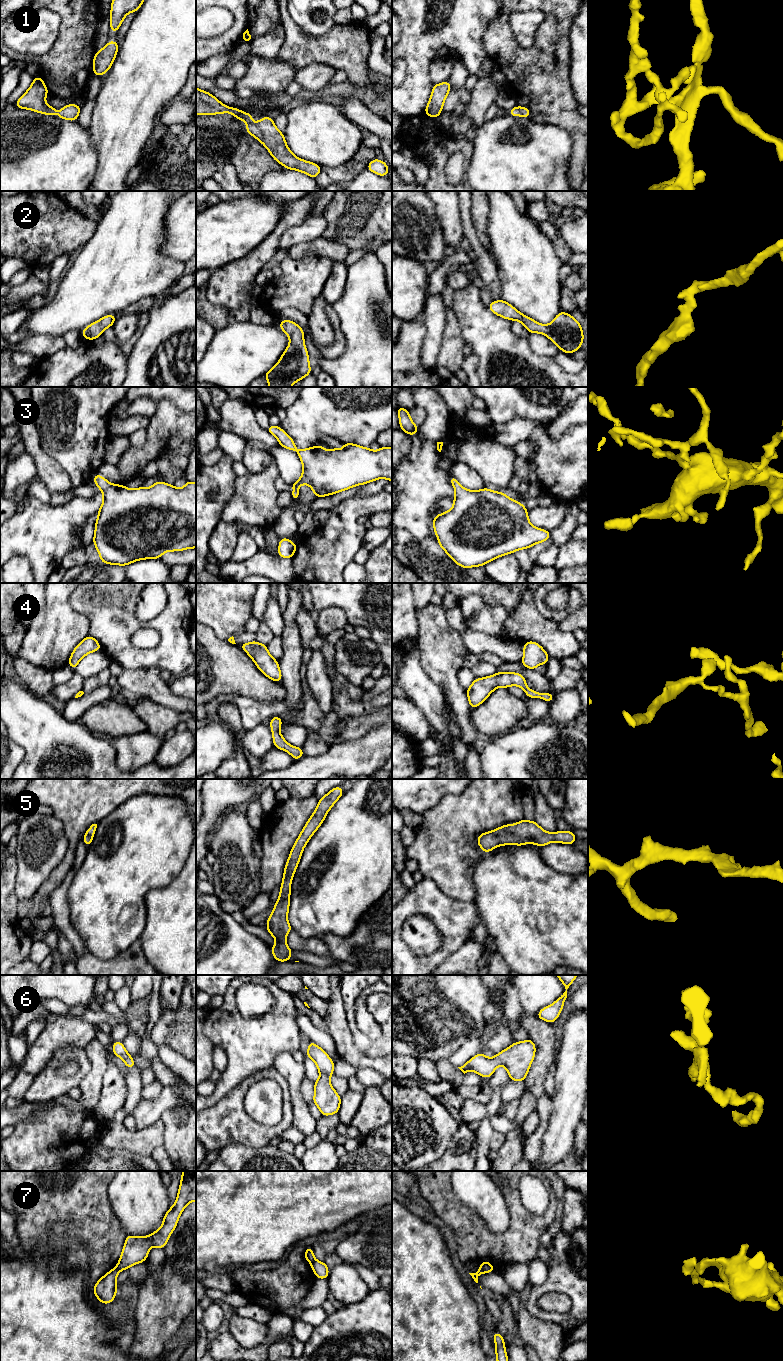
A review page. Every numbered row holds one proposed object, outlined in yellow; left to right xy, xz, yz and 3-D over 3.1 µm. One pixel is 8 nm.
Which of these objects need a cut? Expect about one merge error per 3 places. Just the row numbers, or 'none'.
7

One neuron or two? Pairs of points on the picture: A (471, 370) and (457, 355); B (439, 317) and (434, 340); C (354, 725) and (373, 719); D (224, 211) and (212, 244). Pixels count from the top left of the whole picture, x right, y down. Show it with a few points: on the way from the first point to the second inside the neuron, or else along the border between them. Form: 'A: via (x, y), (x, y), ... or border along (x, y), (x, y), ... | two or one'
A: border along (465, 355), (461, 368) | two
B: via (435, 323), (434, 334) | one
C: via (359, 725), (368, 722) | one
D: via (224, 219), (224, 229), (217, 236) | one

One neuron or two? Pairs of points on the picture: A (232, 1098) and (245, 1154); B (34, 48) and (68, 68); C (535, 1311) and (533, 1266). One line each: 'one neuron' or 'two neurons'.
A: two neurons
B: two neurons
C: two neurons

